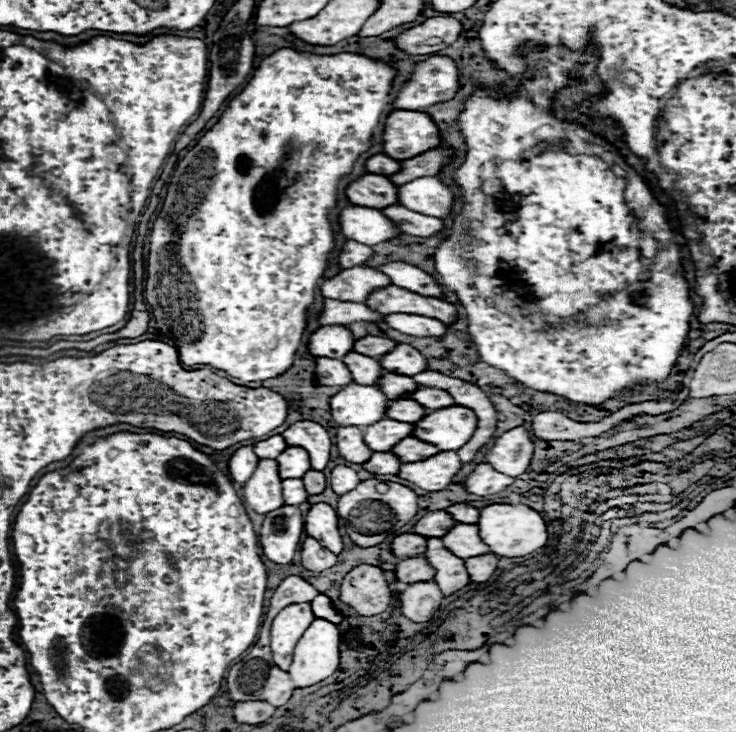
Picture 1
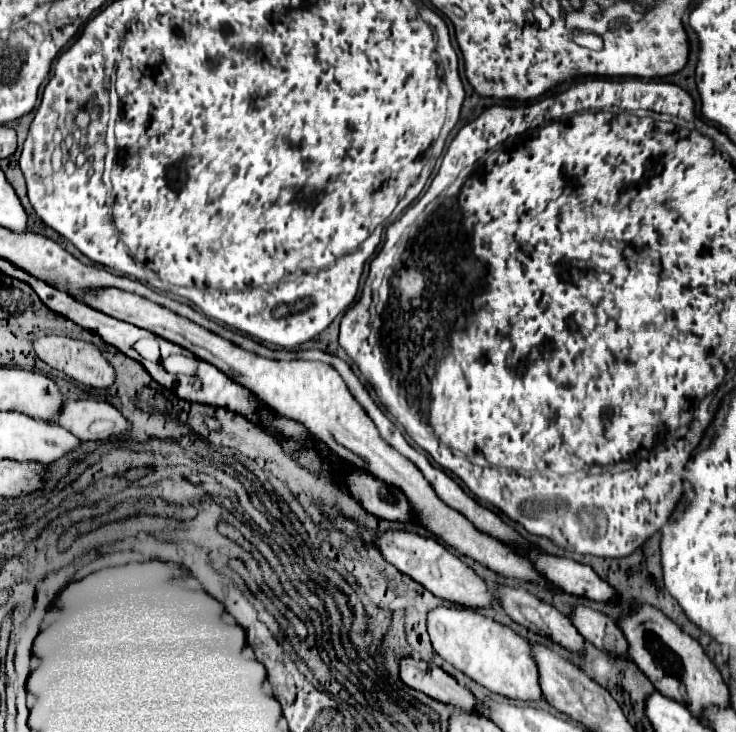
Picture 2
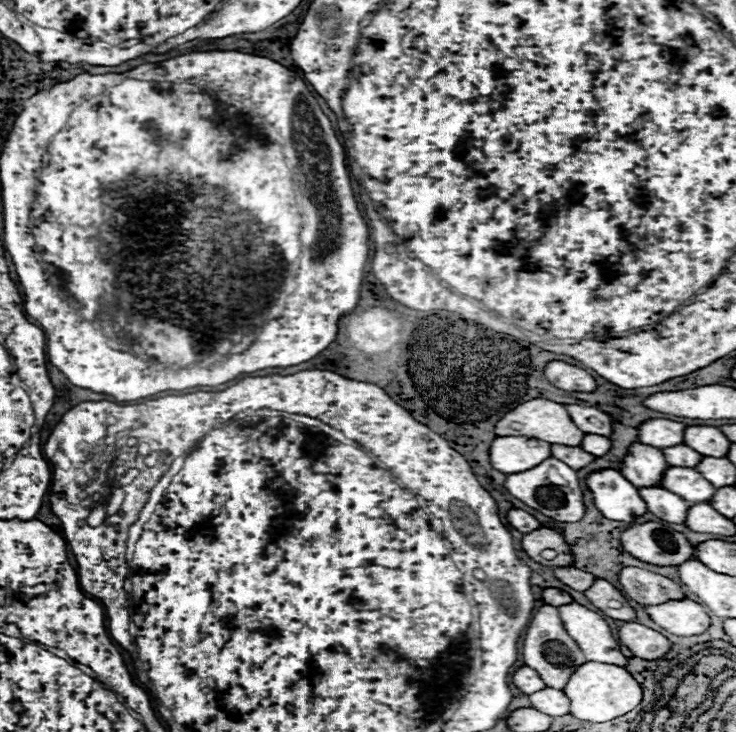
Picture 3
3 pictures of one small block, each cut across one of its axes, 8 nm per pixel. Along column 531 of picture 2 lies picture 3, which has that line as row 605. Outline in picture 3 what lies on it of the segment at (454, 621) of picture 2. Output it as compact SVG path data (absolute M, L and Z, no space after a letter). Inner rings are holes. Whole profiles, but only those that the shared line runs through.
M690 598L662 602L658 606L644 606L644 608L652 622L656 622L660 628L676 636L696 636L708 630L710 626L710 616L702 608L702 604Z

